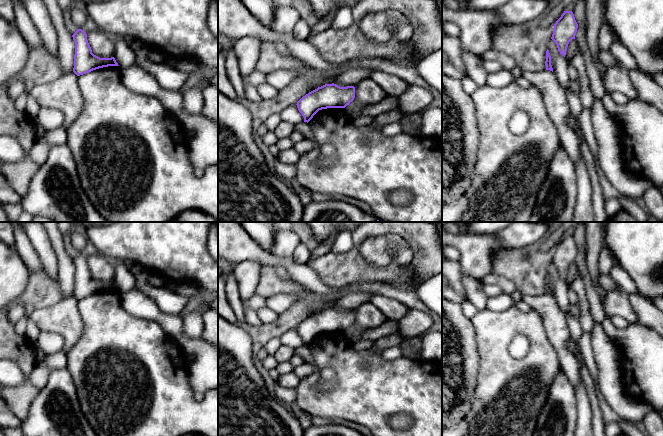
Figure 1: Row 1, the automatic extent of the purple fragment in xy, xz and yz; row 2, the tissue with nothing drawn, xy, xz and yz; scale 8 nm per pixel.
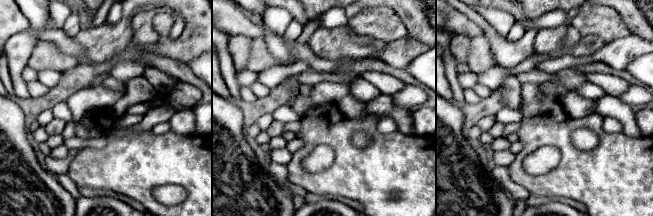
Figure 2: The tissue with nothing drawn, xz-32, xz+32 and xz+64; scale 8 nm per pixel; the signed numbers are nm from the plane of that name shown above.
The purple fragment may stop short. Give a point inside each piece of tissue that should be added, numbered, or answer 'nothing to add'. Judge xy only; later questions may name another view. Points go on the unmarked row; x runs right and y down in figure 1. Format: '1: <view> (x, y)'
nothing to add

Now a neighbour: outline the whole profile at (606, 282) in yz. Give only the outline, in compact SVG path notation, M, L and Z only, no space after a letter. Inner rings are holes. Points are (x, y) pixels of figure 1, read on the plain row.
M600 272L598 275L598 283L605 290L613 290L618 286L609 275L604 275Z

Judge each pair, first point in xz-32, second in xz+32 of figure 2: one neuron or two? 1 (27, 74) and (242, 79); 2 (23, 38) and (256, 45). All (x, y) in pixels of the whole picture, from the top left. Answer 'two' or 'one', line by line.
1: one
2: two

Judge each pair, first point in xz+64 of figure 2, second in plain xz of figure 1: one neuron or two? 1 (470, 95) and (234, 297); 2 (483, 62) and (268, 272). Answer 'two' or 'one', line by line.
1: two
2: one

